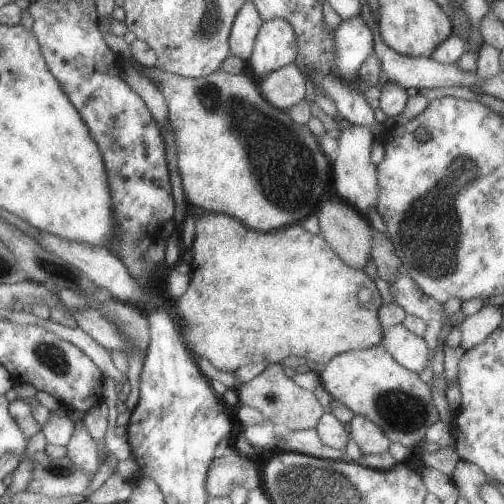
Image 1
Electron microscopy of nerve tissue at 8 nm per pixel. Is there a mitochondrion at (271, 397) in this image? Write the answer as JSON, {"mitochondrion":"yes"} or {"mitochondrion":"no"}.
{"mitochondrion":"yes"}

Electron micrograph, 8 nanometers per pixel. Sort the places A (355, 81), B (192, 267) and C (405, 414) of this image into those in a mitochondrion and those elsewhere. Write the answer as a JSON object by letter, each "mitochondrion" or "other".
{"A":"other","B":"other","C":"mitochondrion"}

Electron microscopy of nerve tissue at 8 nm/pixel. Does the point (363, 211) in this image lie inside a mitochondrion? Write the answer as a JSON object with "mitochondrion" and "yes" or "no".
{"mitochondrion":"no"}

